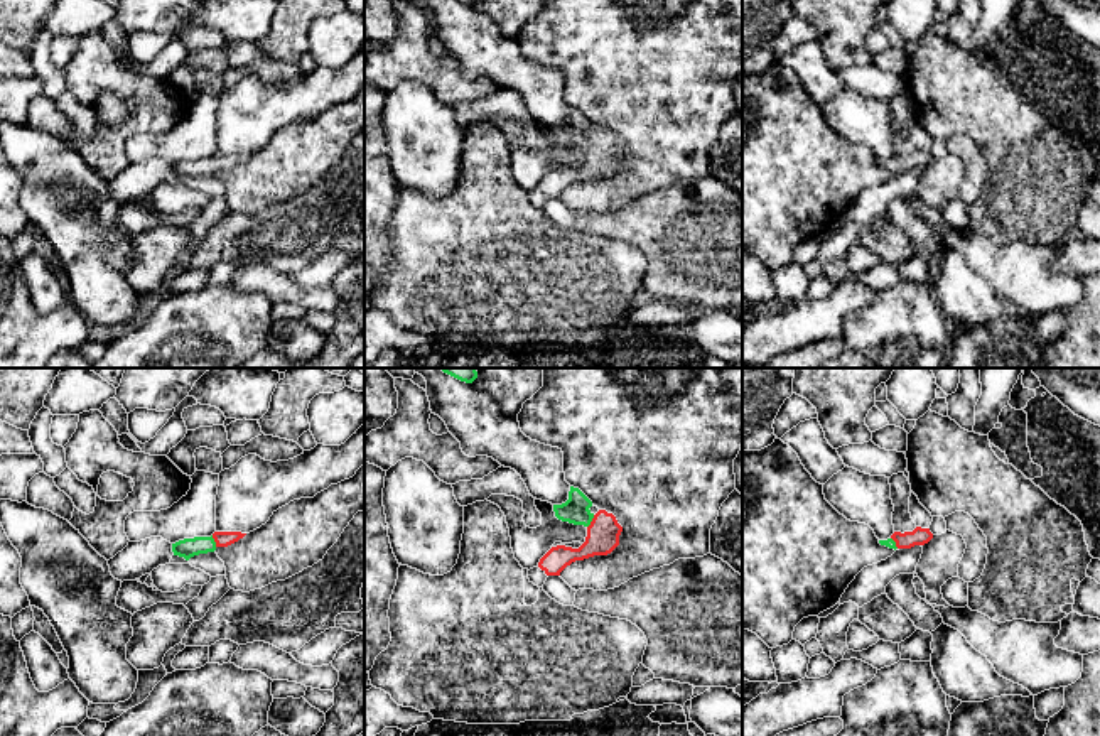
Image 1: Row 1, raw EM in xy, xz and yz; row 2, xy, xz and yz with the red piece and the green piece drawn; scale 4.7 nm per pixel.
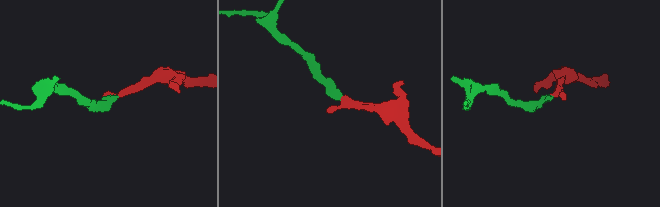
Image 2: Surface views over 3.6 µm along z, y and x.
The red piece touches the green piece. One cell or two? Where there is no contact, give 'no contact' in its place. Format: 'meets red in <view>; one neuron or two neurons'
meets red in xz; one neuron

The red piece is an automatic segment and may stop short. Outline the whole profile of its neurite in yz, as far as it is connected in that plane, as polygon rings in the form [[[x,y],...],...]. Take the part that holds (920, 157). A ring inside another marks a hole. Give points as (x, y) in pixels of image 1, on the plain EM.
[[[916,149],[913,154],[894,154],[887,162],[879,162],[881,167],[889,170],[911,170],[914,167],[925,167],[933,160],[930,150]]]

